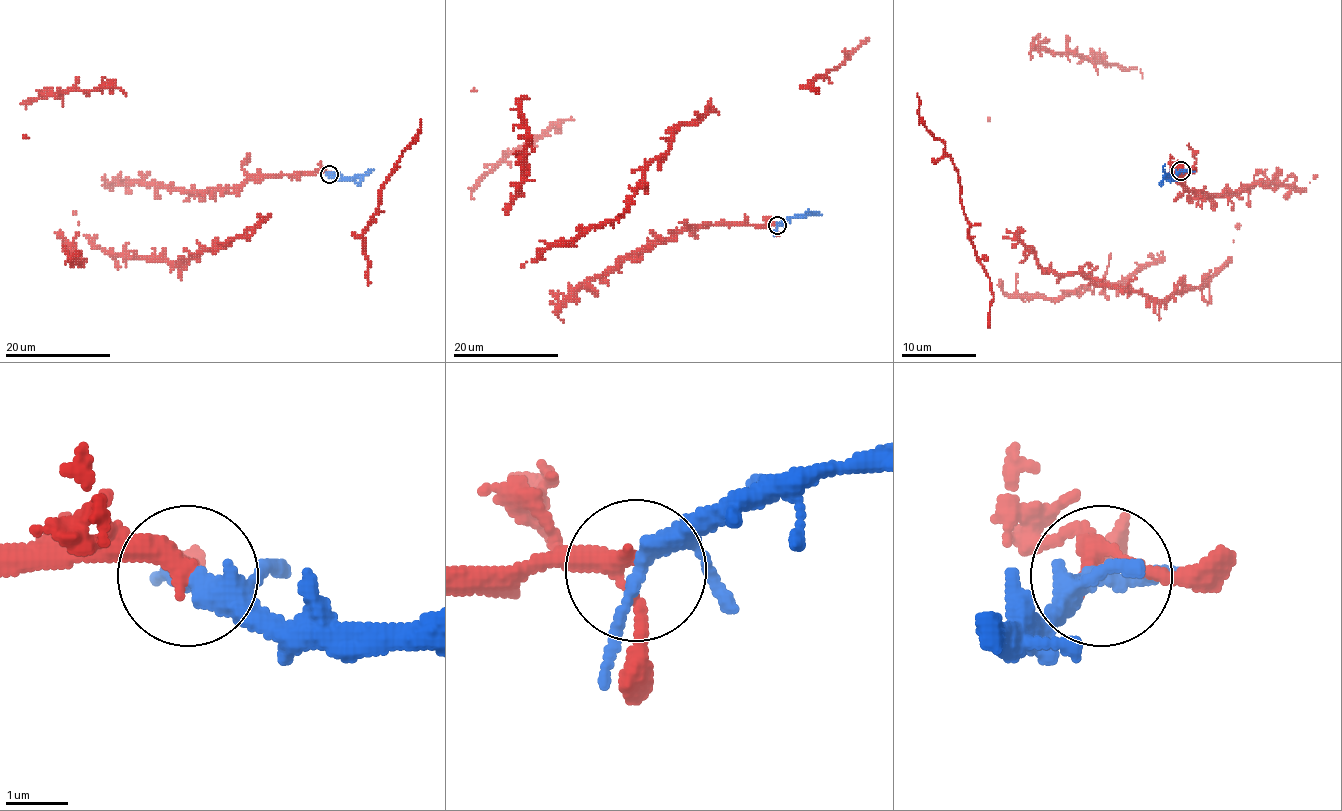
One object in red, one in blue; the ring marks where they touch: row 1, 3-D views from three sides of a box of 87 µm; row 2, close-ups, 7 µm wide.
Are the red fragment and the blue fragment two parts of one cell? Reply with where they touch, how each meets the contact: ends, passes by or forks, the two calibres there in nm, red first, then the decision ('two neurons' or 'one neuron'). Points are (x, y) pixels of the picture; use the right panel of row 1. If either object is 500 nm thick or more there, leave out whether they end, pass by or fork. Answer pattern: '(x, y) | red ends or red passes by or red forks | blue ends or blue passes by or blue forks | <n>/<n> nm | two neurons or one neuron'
(1181, 171) | red passes by | blue forks | 280/240 nm | one neuron

